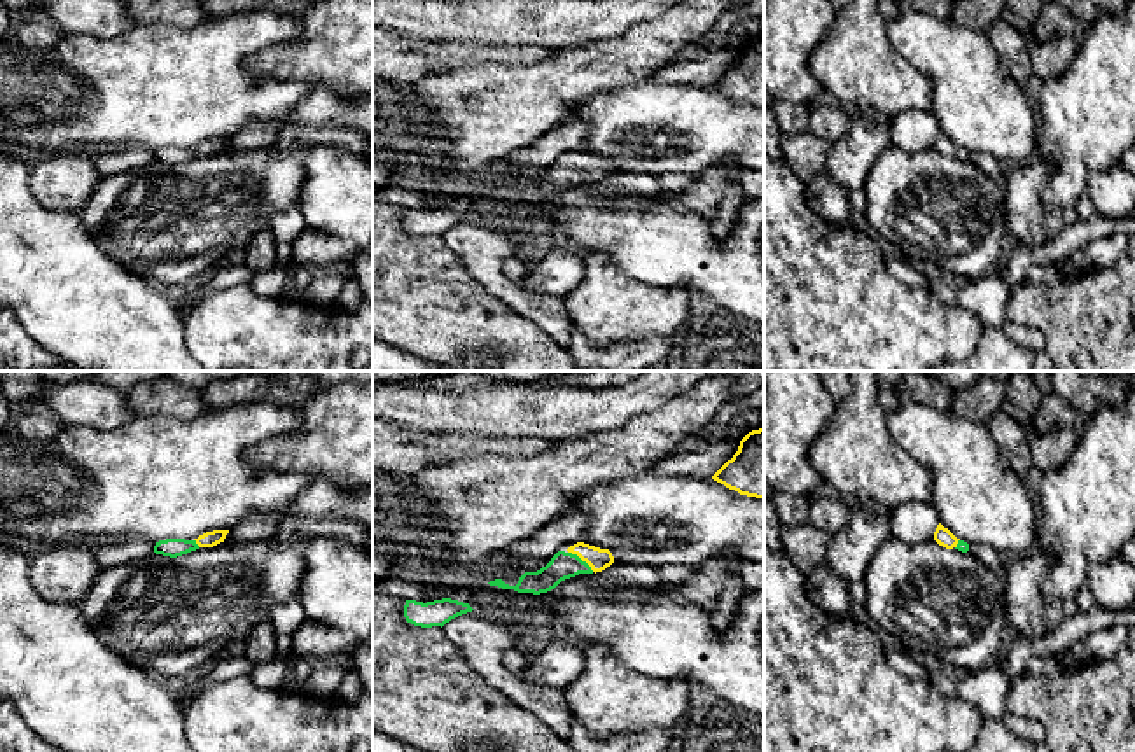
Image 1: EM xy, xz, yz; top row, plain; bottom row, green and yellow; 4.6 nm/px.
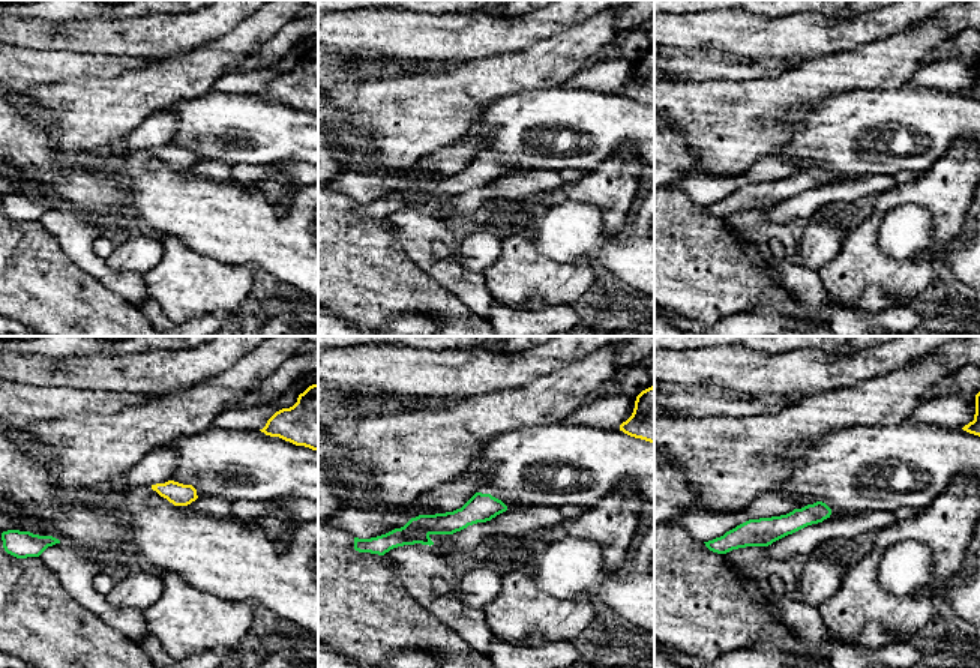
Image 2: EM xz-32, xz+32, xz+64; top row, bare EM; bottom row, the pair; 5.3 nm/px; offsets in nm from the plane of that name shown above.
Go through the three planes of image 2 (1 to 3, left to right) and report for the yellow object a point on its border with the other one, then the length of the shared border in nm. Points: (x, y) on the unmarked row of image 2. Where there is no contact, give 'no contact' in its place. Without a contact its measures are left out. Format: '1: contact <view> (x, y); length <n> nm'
1: no contact
2: no contact
3: no contact

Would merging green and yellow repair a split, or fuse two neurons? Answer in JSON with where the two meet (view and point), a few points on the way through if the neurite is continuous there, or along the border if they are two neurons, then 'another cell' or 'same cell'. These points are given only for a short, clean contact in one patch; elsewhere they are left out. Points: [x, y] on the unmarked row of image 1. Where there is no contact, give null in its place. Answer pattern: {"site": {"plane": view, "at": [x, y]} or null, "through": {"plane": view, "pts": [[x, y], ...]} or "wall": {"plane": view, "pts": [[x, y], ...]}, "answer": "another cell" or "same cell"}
{"site": {"plane": "xz", "at": [579, 167]}, "through": {"plane": "xz", "pts": [[564, 174], [579, 167], [597, 167]]}, "answer": "same cell"}

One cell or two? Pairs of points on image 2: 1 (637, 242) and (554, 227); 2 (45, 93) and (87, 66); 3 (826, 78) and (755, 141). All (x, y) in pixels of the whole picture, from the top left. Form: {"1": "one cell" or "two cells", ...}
{"1": "one cell", "2": "two cells", "3": "one cell"}

